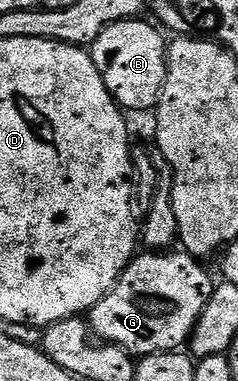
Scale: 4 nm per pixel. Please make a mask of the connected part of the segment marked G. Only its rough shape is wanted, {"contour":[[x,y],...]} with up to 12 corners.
{"contour":[[184,251],[134,256],[87,314],[134,358],[182,348],[215,281]]}

